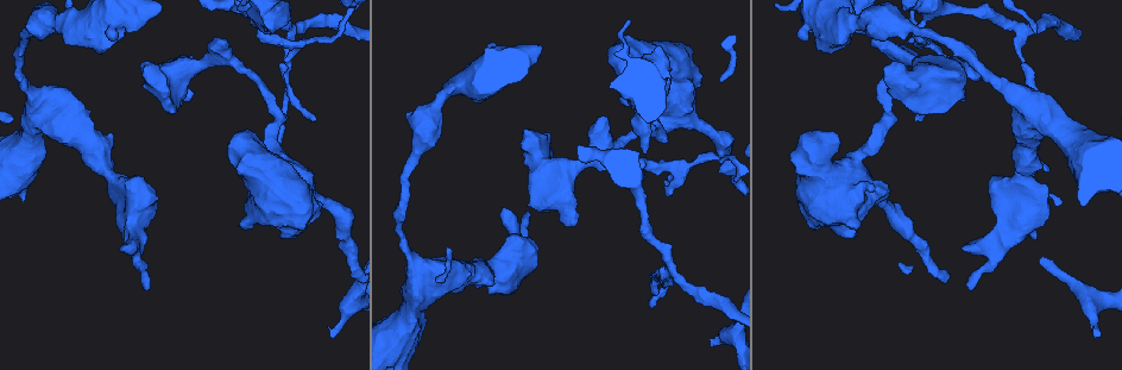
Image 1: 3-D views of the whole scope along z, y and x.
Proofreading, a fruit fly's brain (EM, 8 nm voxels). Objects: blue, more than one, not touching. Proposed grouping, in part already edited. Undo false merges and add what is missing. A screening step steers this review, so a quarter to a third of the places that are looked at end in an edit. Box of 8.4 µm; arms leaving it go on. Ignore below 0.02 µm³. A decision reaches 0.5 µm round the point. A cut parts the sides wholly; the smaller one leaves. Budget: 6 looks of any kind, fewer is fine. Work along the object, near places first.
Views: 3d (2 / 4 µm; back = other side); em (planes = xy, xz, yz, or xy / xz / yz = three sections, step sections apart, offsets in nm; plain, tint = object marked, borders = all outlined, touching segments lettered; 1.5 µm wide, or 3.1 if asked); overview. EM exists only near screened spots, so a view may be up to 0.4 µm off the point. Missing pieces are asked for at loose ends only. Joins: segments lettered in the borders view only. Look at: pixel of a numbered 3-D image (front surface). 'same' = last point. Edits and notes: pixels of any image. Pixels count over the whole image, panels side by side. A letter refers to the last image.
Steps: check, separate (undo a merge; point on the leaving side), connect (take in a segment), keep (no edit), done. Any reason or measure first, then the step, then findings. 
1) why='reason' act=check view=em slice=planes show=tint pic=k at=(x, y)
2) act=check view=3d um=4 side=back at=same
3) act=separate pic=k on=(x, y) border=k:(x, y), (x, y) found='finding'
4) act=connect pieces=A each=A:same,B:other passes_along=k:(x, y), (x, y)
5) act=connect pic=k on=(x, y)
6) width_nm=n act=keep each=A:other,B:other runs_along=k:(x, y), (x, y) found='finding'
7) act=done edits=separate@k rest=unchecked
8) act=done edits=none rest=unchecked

why='an open end' act=check view=em slice=yz step=8 show=borders pic=1 at=(650, 303)

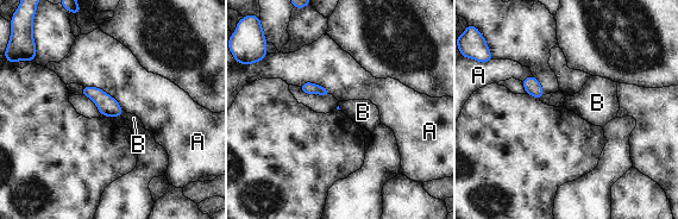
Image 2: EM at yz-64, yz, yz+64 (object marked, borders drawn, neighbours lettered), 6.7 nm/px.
act=check view=em slice=planes show=borders at=same

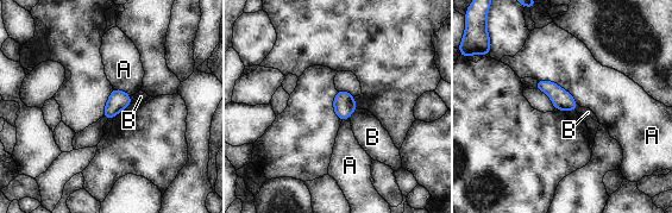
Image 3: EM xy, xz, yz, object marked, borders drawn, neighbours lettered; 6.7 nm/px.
width_nm=140 longest_contact=A:320nm act=keep each=A:other,B:other found='no lettered segment goes on from it'

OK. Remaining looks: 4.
why='free end' act=check view=3d um=2 pic=1 at=(711, 343)

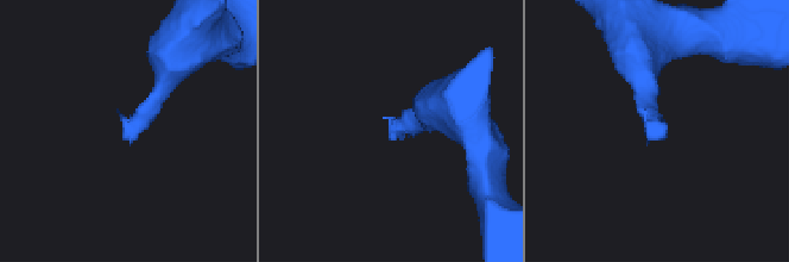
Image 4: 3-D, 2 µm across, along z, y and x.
why='shape alone is not enough' act=check view=em slice=yz step=8 show=tint pic=4 at=(665, 131)

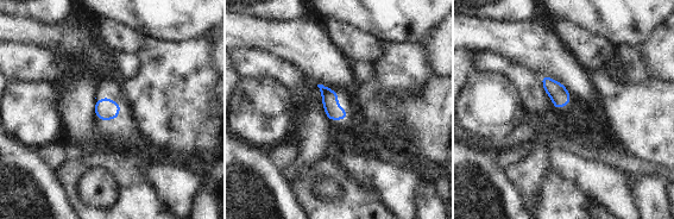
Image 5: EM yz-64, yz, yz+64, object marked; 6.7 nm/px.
act=check view=em slice=xz step=4 show=borders at=same

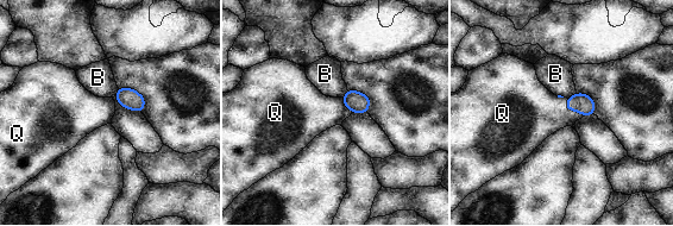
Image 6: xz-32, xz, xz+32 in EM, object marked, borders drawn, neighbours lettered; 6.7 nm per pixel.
act=connect pieces=Q each=B:other,Q:same passes_along=6:(583, 104), (570, 110), (533, 113) found='the cell continues'

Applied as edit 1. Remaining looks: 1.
why='stops while still wide' act=check view=em slice=planes show=borders pic=1 at=(571, 221)

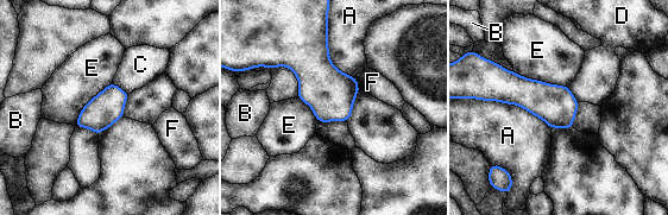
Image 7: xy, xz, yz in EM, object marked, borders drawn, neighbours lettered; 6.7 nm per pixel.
act=keep each=A:other,B:other,C:other,D:other,E:other,F:other found='no lettered segment goes on from it'

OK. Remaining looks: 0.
act=done edits=connect@6 rest=unchecked

